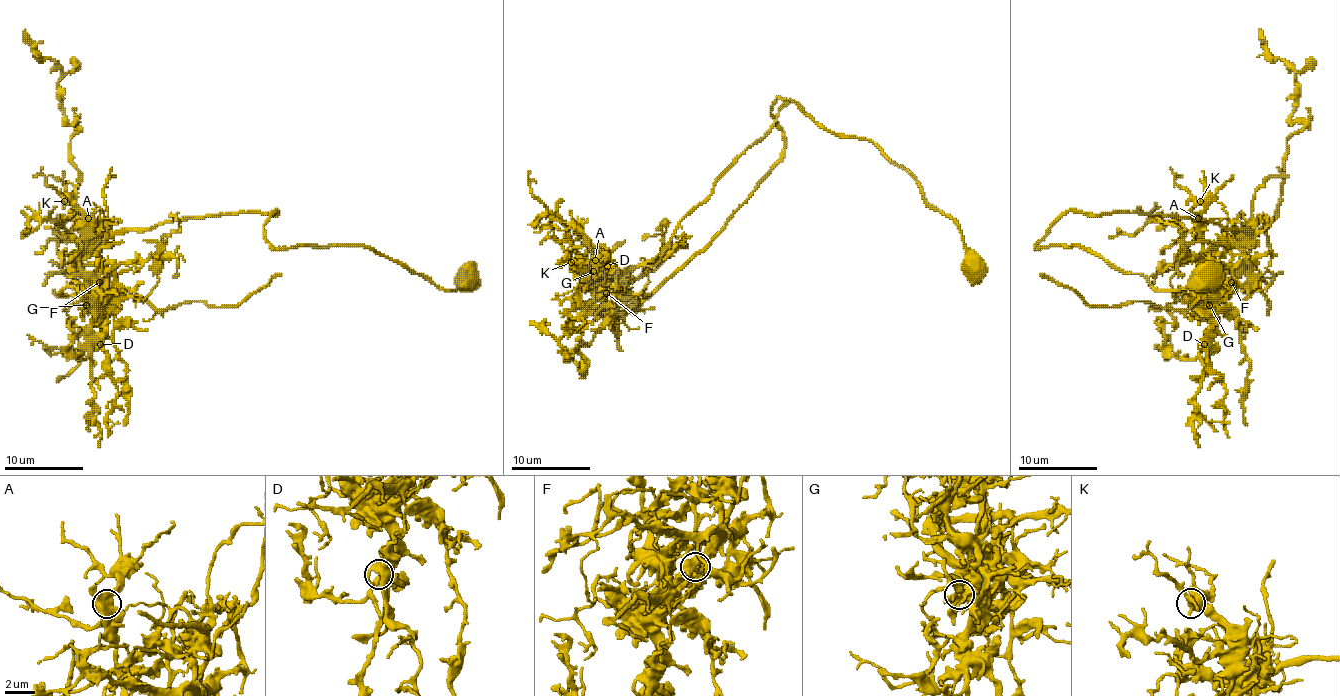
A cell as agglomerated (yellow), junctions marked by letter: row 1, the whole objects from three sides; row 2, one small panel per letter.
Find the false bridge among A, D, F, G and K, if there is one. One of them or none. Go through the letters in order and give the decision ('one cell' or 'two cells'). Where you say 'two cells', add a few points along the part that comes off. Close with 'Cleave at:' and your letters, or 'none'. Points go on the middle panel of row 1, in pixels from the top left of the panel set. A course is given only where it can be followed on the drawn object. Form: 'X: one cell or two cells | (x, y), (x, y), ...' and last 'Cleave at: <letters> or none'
A: one cell
D: one cell
F: two cells | (607, 293), (581, 329), (563, 333), (581, 331), (585, 366), (532, 321)
G: one cell
K: one cell
Cleave at: F

